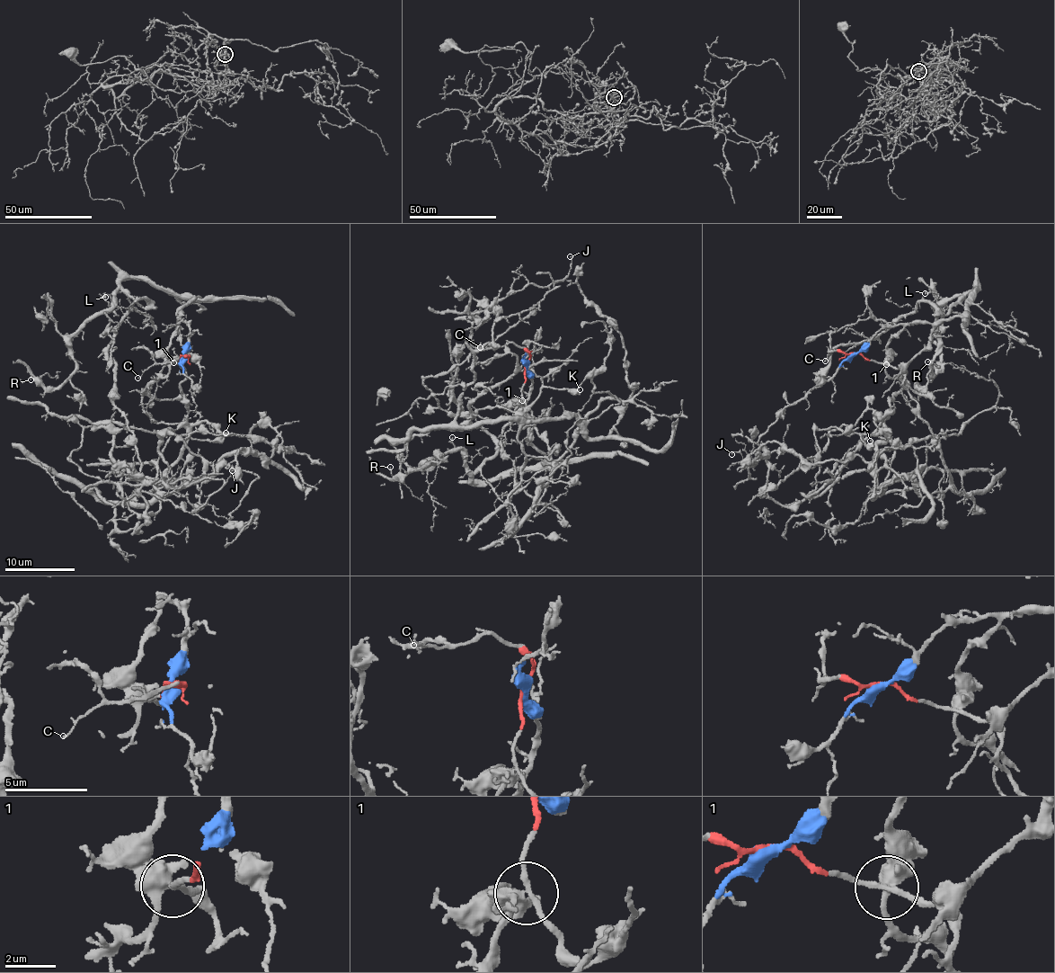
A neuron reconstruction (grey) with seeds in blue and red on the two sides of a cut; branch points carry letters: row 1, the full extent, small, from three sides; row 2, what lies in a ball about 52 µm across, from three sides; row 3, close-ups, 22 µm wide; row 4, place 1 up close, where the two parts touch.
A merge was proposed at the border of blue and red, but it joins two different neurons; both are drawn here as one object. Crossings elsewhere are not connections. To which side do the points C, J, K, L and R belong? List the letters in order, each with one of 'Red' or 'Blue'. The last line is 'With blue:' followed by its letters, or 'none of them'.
C: Red
J: Red
K: Red
L: Blue
R: Blue
With blue: L, R

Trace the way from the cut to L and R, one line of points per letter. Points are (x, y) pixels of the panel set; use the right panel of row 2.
L: (854, 354), (882, 327), (935, 323), (964, 313), (974, 287), (972, 291), (943, 300), (935, 291), (925, 293)
R: (854, 354), (882, 327), (964, 313), (974, 287), (934, 307), (932, 375), (935, 361), (926, 361)

